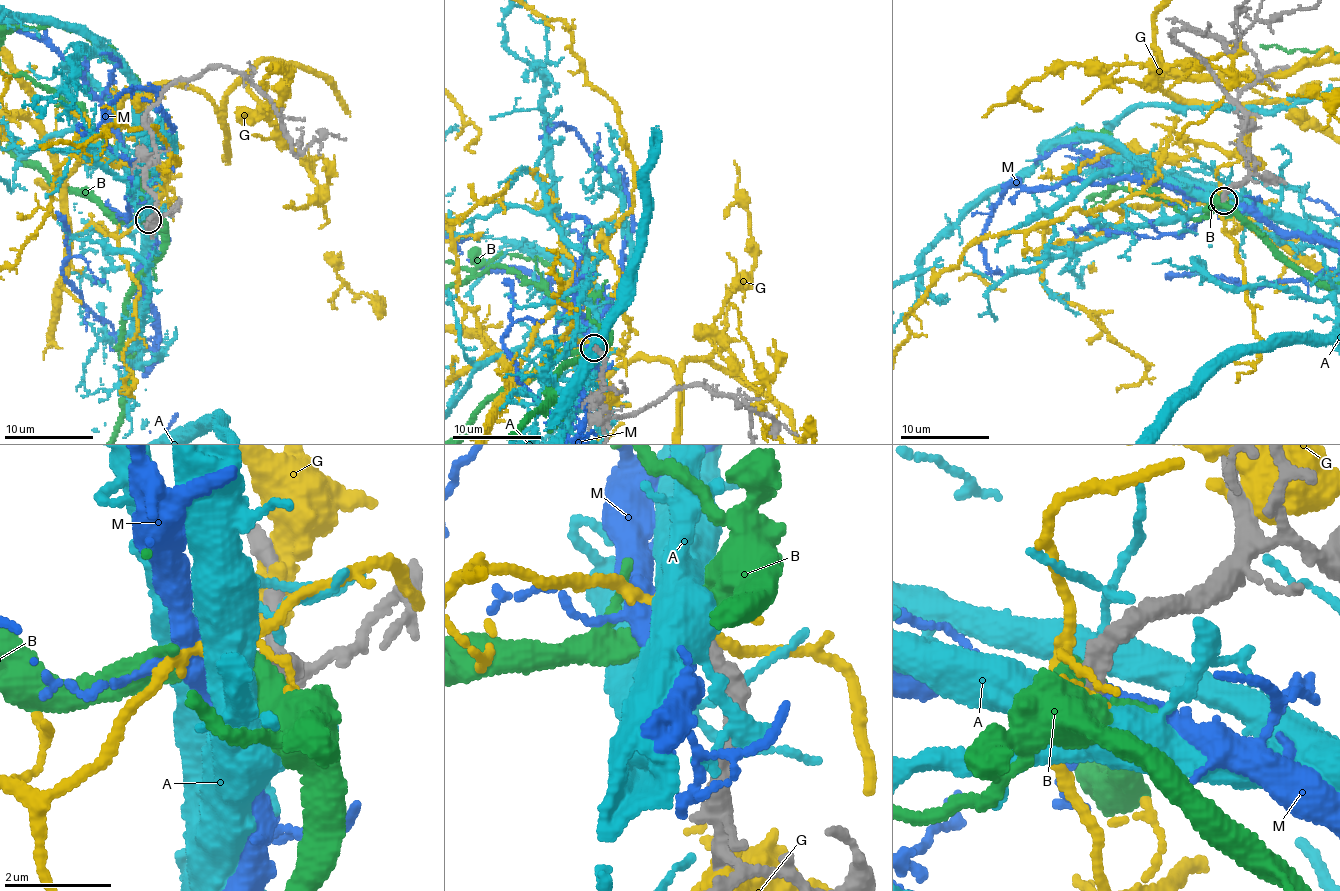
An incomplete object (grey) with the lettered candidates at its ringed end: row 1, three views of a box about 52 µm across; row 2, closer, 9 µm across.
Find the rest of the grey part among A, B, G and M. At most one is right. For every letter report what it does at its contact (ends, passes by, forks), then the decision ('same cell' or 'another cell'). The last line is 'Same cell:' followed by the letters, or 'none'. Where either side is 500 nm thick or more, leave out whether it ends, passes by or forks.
A: another cell
B: it passes by | another cell
G: it passes by | another cell
M: it passes by | another cell
Same cell: none

